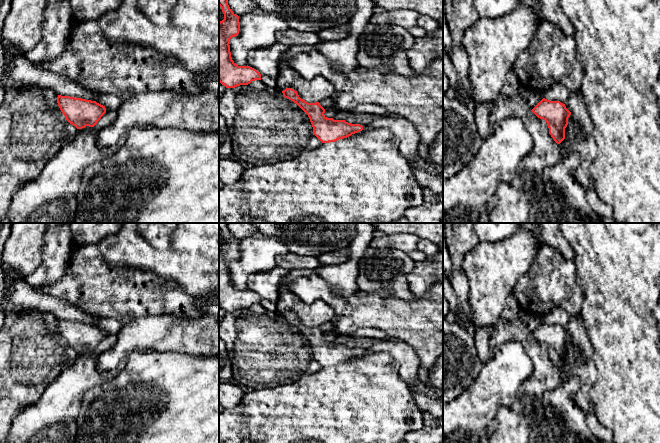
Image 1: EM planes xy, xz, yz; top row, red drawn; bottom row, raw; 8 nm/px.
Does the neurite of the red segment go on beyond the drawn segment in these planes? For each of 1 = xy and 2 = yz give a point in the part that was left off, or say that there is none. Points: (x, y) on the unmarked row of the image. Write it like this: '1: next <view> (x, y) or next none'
1: next none
2: next none

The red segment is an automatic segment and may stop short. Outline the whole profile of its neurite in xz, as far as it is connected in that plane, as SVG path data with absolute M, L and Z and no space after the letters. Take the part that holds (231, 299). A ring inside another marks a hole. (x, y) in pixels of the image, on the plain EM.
M219 223L219 230L224 243L219 246L219 306L226 312L248 309L261 304L261 298L250 290L238 290L230 276L230 263L238 260L240 254L239 240L228 229L228 223Z

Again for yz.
M543 322L531 335L546 345L549 358L557 368L565 363L565 352L571 339L565 328Z

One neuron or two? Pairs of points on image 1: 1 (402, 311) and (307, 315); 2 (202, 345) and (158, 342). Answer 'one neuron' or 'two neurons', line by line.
1: two neurons
2: one neuron

